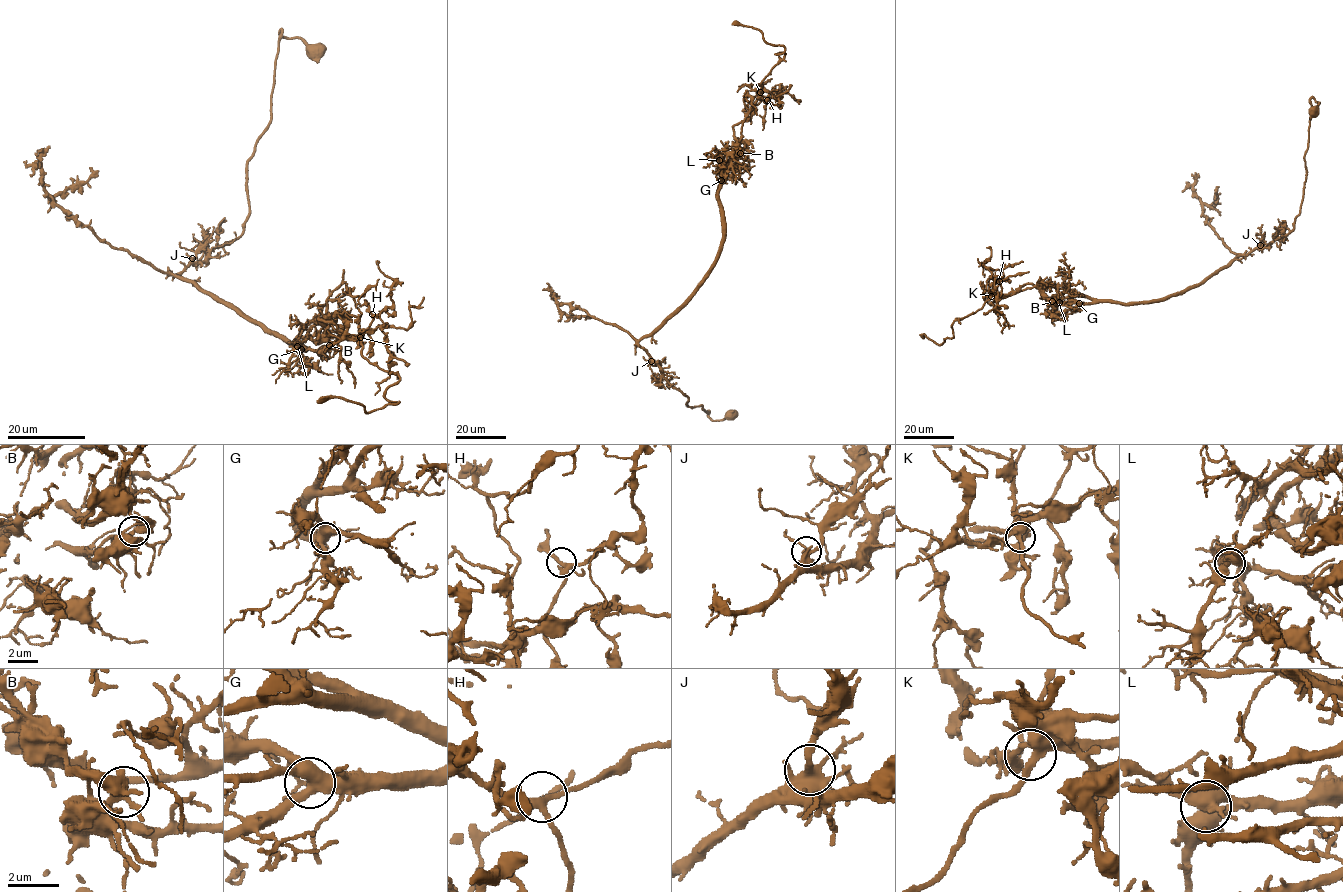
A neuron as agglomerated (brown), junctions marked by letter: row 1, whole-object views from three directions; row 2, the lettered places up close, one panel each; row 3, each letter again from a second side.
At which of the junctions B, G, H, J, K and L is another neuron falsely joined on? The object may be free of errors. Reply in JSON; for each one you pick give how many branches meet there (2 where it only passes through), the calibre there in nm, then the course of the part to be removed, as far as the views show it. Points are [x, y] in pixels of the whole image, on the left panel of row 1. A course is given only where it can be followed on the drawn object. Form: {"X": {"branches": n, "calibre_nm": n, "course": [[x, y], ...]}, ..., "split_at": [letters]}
{"B": {"branches": 4, "calibre_nm": 280, "course": [[329, 345], [331, 323], [357, 335], [364, 358], [398, 375], [385, 397], [398, 403], [367, 412], [316, 401]]}, "split_at": ["B"]}

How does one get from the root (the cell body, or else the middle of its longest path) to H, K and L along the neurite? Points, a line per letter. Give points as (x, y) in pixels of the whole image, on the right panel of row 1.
H: (1314, 111), (1312, 97), (1294, 228), (1198, 284), (1120, 304), (1062, 286), (997, 297), (999, 281)
K: (1314, 111), (1319, 103), (1312, 97), (1303, 200), (1288, 234), (1158, 300), (1120, 304), (1062, 286), (991, 296)
L: (1314, 111), (1319, 103), (1312, 97), (1303, 200), (1288, 234), (1158, 300), (1059, 302)

